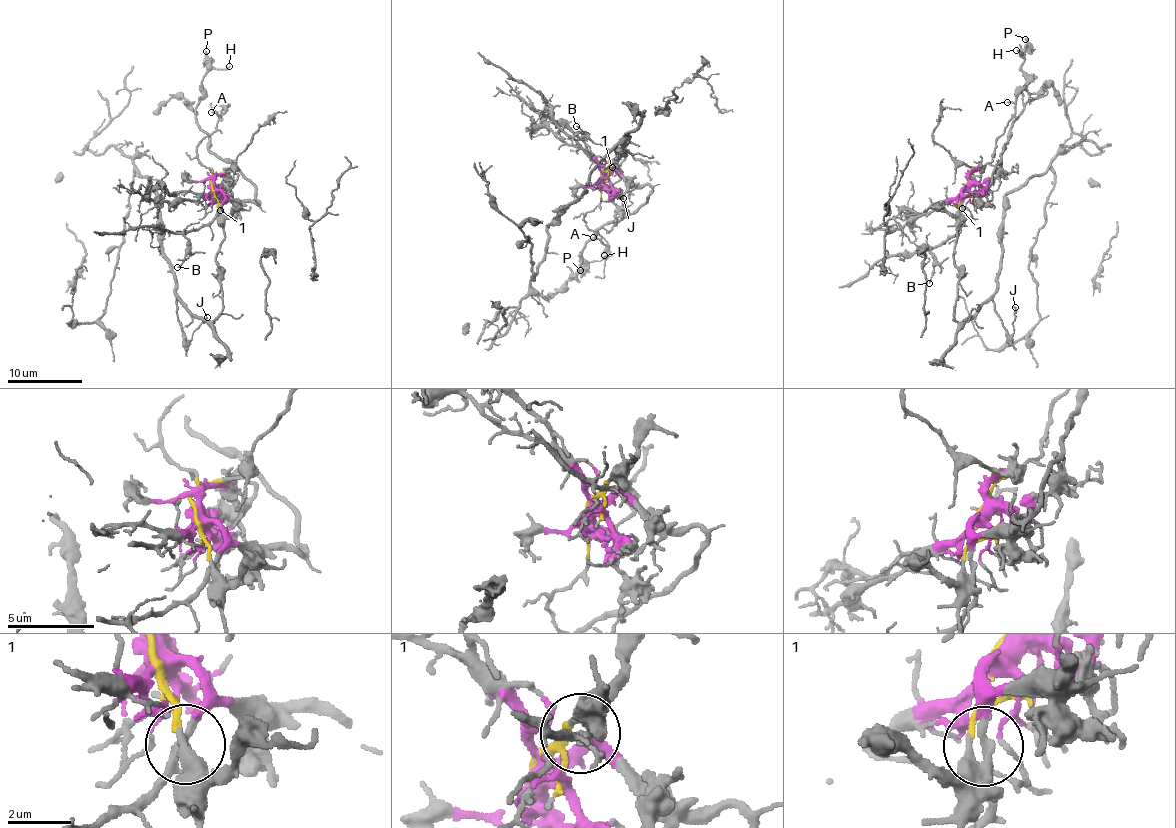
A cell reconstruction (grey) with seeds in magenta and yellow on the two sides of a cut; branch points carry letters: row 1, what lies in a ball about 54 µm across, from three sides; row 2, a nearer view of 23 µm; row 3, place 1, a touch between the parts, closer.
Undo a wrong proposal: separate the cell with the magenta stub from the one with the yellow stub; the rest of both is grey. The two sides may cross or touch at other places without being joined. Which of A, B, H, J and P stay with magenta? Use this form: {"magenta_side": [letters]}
{"magenta_side": ["B", "H", "P"]}

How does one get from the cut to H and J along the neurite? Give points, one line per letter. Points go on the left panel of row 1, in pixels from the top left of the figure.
H: (211, 186), (226, 187), (240, 174), (210, 151), (195, 106), (202, 77), (212, 68), (230, 65)
J: (211, 186), (224, 235), (215, 259), (223, 310), (204, 321), (177, 301), (176, 314), (187, 339), (207, 317)

